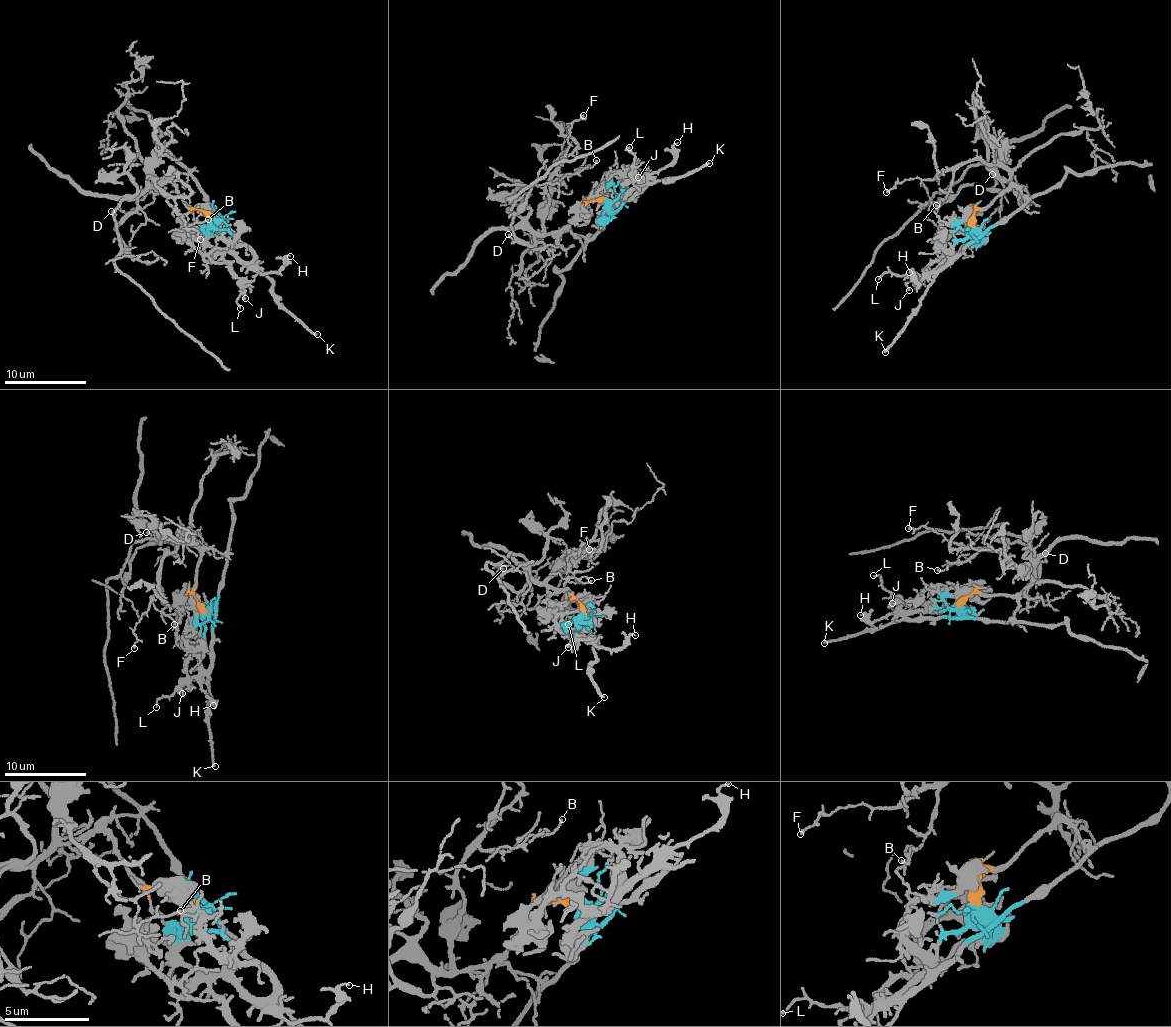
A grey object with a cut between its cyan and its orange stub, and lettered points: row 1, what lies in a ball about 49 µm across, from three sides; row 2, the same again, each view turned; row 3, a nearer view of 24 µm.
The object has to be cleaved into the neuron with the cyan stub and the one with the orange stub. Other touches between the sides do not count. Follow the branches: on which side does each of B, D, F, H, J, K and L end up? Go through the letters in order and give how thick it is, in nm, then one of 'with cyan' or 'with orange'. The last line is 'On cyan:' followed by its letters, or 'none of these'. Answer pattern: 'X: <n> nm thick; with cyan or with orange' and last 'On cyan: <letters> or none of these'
B: 110 nm thick; with orange
D: 110 nm thick; with orange
F: 120 nm thick; with orange
H: 120 nm thick; with cyan
J: 150 nm thick; with cyan
K: 190 nm thick; with cyan
L: 110 nm thick; with cyan
On cyan: H, J, K, L

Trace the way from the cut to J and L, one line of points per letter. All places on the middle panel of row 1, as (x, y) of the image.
J: (607, 201), (614, 200), (632, 187), (641, 176), (636, 172), (639, 177)
L: (607, 201), (614, 200), (641, 180), (633, 171), (630, 146)

